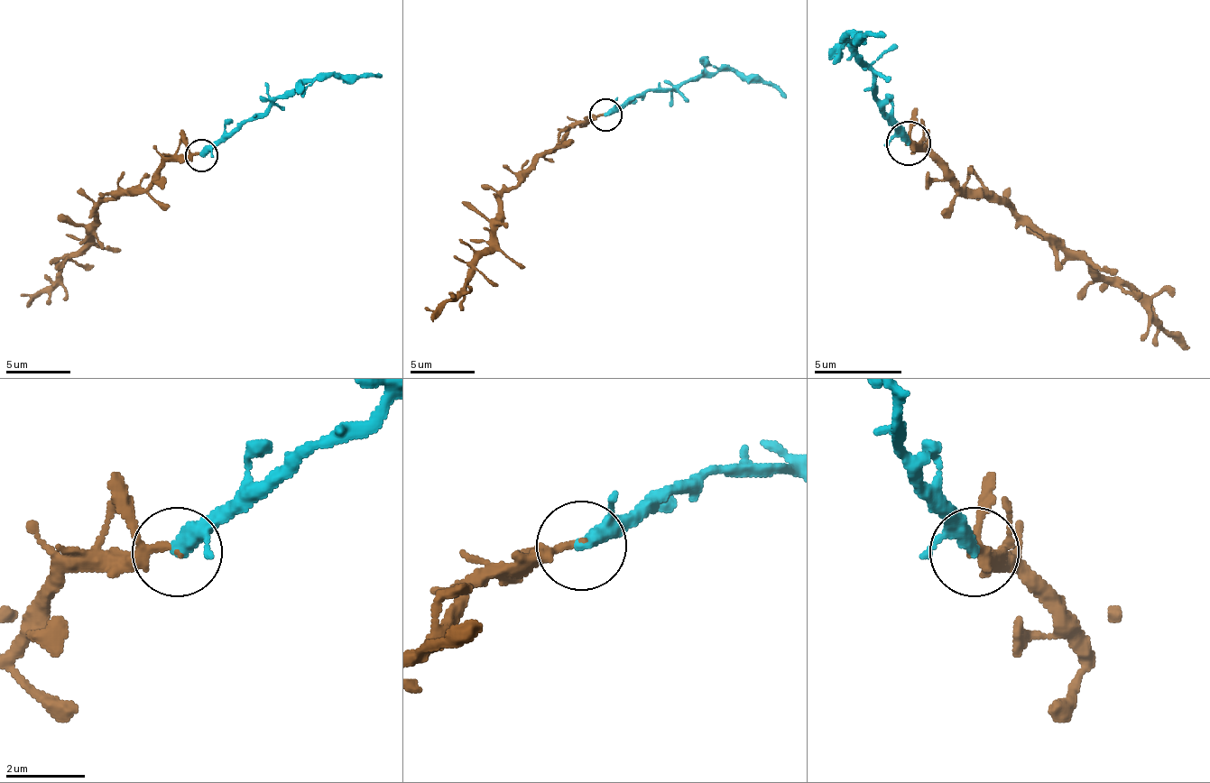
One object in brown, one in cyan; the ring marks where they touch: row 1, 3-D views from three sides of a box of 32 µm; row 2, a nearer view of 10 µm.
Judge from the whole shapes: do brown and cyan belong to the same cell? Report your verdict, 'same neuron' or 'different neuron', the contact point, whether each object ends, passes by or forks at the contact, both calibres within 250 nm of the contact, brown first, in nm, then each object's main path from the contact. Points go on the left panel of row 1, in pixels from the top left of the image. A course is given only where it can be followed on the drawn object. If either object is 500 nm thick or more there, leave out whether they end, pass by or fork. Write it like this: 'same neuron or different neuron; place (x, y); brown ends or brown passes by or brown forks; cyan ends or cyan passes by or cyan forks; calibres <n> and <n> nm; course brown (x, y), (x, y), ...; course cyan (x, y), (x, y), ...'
same neuron; place (201, 155); brown passes by; cyan passes by; calibres 120 and 300 nm; course brown (202, 156), (173, 156), (144, 188), (115, 191), (98, 207), (92, 234), (28, 308); course cyan (202, 156), (280, 97), (296, 95), (318, 75), (381, 78)

